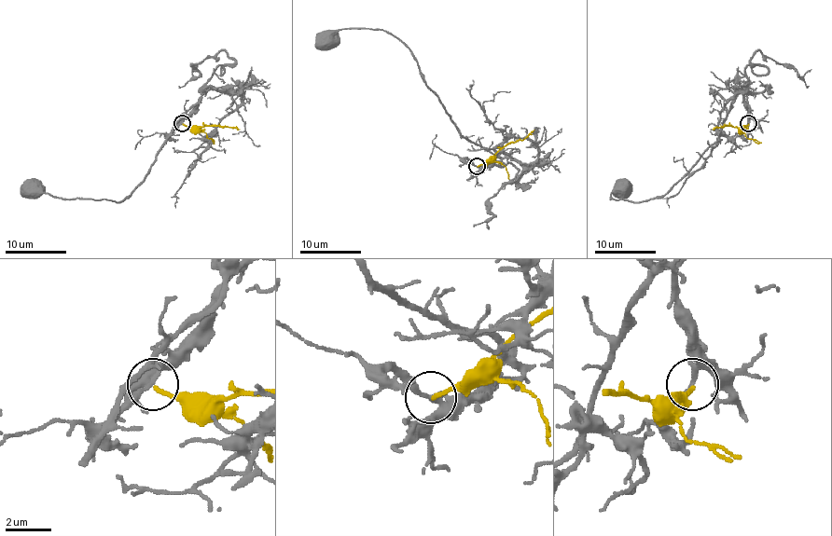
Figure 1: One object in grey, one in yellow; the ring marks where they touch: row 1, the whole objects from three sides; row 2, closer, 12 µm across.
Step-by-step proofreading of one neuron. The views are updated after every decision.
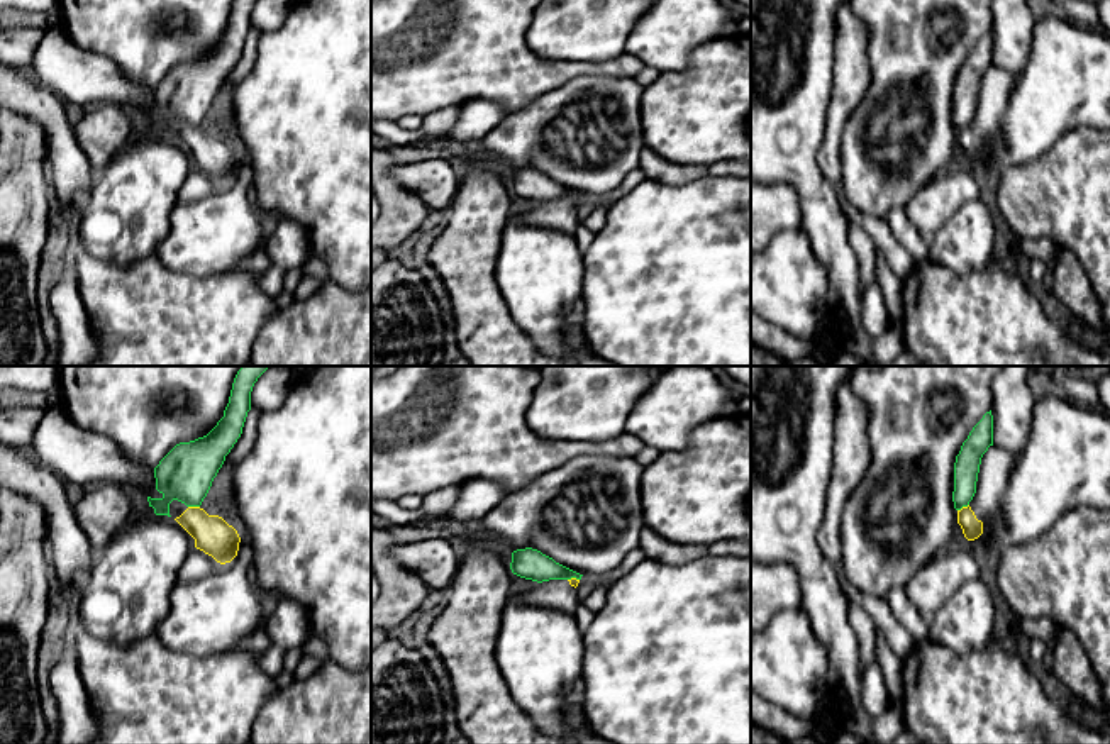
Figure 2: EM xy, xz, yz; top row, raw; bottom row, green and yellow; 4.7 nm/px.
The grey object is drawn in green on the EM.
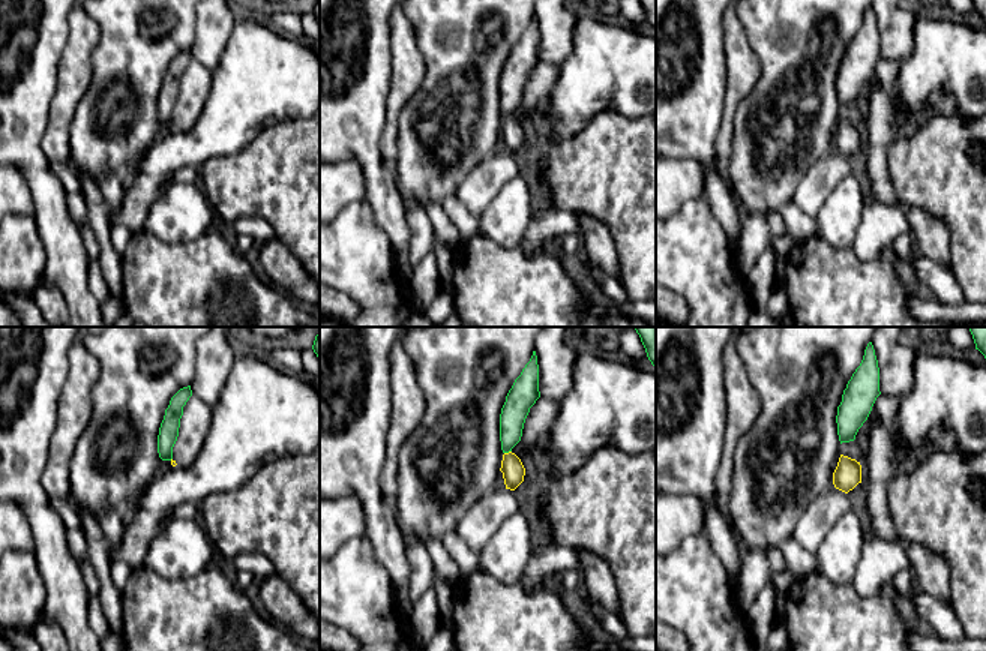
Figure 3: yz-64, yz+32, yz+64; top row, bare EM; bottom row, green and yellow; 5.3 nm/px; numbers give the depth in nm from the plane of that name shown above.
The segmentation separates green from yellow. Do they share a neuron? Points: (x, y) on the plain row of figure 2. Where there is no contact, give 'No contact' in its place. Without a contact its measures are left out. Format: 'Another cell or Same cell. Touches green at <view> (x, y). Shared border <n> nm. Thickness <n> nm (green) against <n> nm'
Another cell. Touches green at xy (194, 126). Shared border 60 nm. Thickness 260 nm (green) against 180 nm

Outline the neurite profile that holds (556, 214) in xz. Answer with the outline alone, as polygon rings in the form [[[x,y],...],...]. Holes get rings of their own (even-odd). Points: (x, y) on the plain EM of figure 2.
[[[549,200],[537,203],[534,208],[513,214],[513,217],[527,225],[554,229],[574,236],[581,225],[578,207],[580,200]]]

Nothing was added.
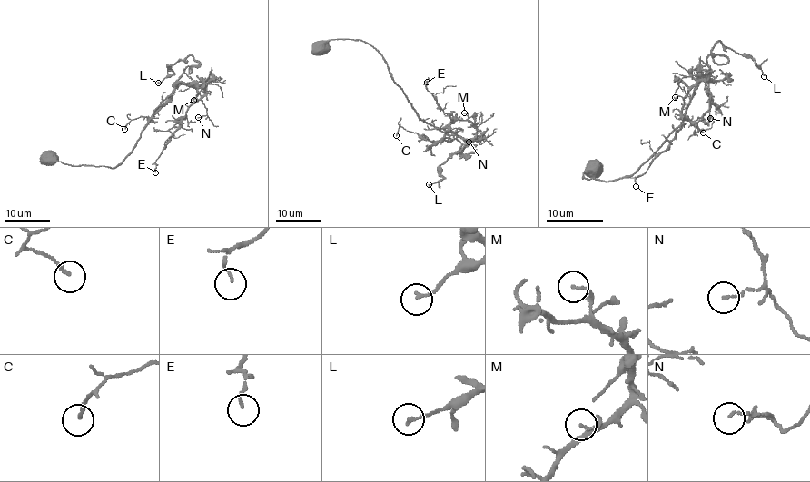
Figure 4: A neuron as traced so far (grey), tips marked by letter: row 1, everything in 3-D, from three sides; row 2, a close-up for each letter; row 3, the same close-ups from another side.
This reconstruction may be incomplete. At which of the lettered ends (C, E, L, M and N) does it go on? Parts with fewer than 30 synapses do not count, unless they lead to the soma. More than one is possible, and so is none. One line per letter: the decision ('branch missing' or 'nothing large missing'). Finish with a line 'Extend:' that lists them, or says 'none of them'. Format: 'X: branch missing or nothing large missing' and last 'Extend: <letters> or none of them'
C: nothing large missing
E: nothing large missing
L: nothing large missing
M: nothing large missing
N: nothing large missing
Extend: none of them

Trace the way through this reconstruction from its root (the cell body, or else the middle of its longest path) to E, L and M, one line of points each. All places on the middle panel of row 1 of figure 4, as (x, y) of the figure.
E: (320, 50), (335, 39), (367, 42), (423, 121), (470, 140), (477, 127), (446, 113), (427, 82)
L: (320, 50), (335, 39), (367, 42), (423, 121), (456, 139), (459, 156), (469, 142), (429, 184)
M: (320, 50), (335, 39), (367, 42), (382, 56), (391, 79), (423, 121), (470, 140), (477, 127), (464, 113)

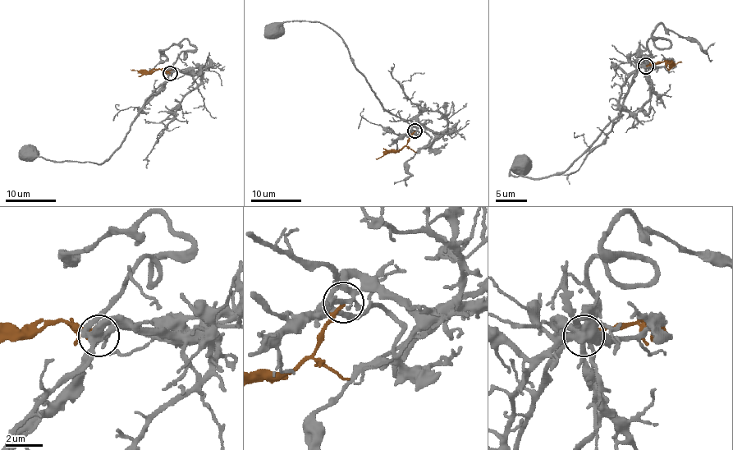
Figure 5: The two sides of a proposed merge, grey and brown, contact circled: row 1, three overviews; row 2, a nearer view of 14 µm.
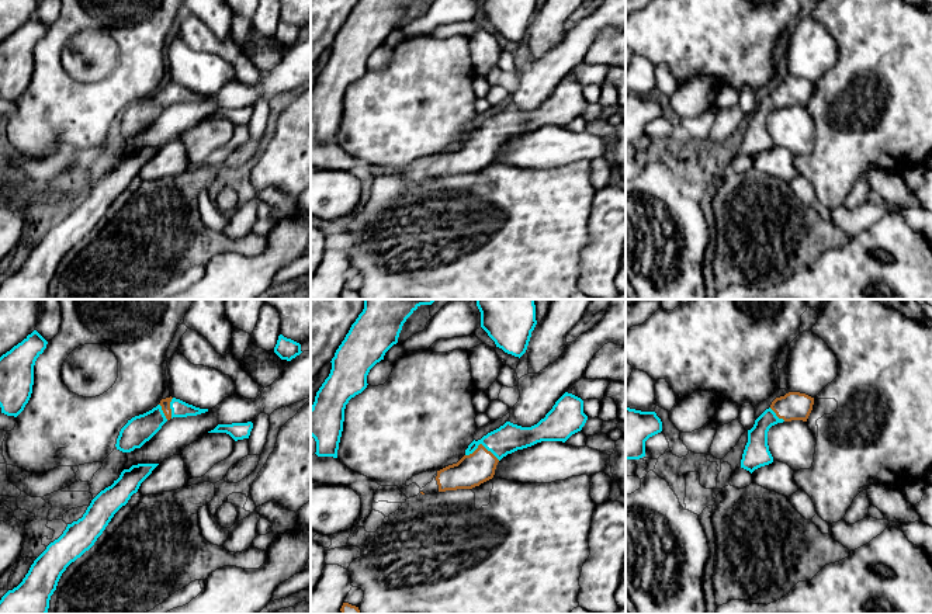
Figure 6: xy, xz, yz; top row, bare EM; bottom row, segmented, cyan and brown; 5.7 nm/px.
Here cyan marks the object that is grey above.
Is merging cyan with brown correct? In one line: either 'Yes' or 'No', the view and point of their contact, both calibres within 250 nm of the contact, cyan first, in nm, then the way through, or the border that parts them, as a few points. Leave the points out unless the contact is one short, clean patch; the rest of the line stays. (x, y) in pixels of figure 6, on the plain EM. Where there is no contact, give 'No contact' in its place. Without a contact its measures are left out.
Yes. Touches cyan at xz (482, 129). Thickness 160 nm (cyan) against 180 nm. Path across: xz (509, 122), (496, 129), (482, 129), (481, 145), (473, 155)

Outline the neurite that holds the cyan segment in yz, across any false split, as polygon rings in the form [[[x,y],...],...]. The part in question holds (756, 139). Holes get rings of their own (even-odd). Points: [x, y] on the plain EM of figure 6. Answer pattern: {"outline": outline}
{"outline": [[[789,77],[776,83],[770,93],[755,105],[753,112],[748,115],[748,128],[742,139],[741,153],[752,159],[755,155],[772,149],[773,142],[768,131],[769,114],[783,107],[807,107],[813,90],[814,83],[800,77]]]}

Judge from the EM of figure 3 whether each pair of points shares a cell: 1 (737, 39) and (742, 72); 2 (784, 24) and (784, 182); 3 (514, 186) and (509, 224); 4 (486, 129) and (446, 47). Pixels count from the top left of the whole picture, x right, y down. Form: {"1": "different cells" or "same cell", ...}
{"1": "same cell", "2": "same cell", "3": "same cell", "4": "same cell"}

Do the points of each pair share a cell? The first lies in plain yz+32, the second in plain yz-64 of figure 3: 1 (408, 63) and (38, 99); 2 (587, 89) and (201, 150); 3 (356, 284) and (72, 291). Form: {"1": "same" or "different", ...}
{"1": "different", "2": "same", "3": "different"}

